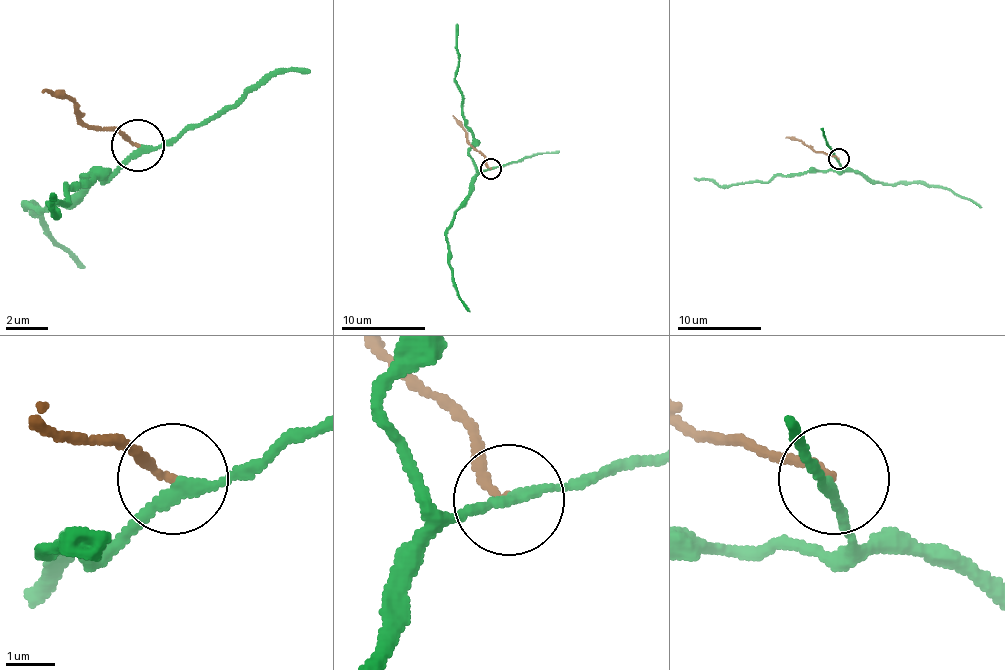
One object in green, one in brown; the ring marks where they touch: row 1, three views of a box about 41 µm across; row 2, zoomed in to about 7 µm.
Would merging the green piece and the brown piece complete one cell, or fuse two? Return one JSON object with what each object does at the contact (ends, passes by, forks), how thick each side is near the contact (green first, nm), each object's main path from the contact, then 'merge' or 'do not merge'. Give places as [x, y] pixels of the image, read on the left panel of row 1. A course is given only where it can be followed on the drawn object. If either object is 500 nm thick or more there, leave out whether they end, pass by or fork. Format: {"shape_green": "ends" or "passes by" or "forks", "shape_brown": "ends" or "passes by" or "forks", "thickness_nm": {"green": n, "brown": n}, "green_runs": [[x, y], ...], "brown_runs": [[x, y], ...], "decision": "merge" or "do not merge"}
{"shape_green": "passes by", "shape_brown": "ends", "thickness_nm": {"green": 190, "brown": 160}, "green_runs": [[136, 146], [110, 173], [94, 178], [52, 210], [25, 204], [84, 268]], "brown_runs": [[136, 146], [94, 131], [68, 99], [41, 88]], "decision": "do not merge"}

